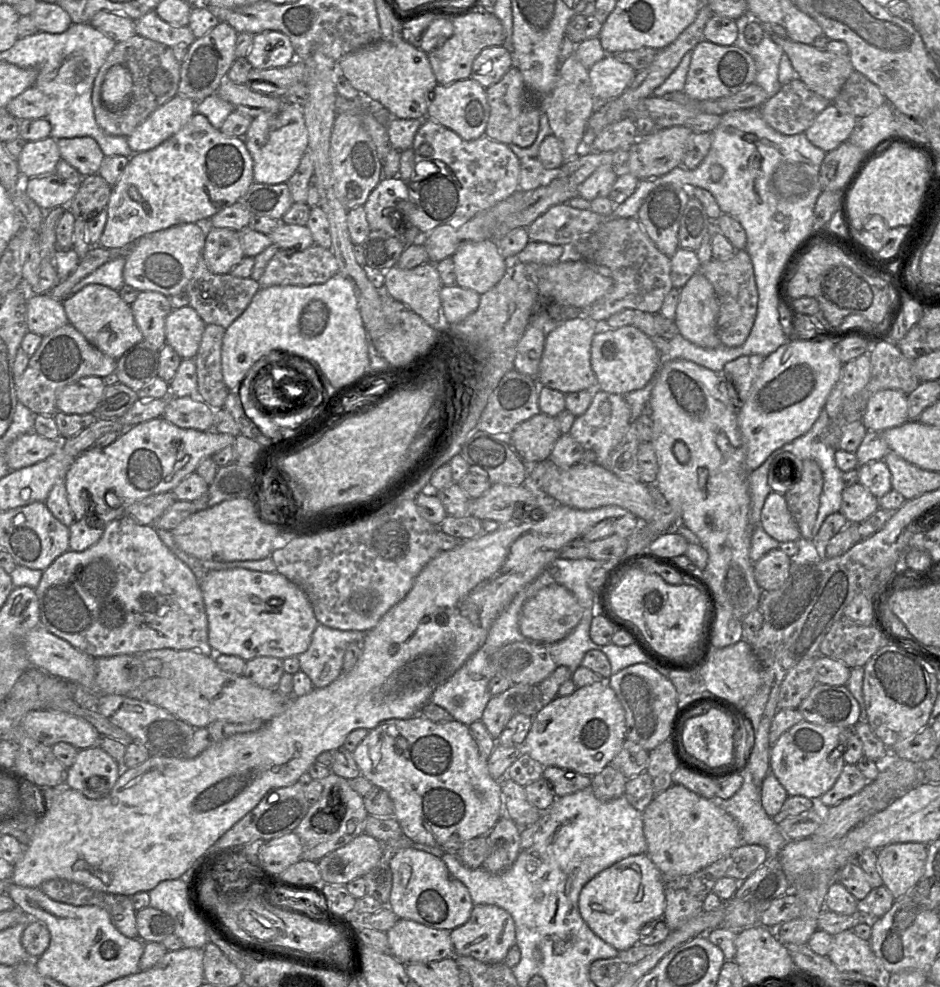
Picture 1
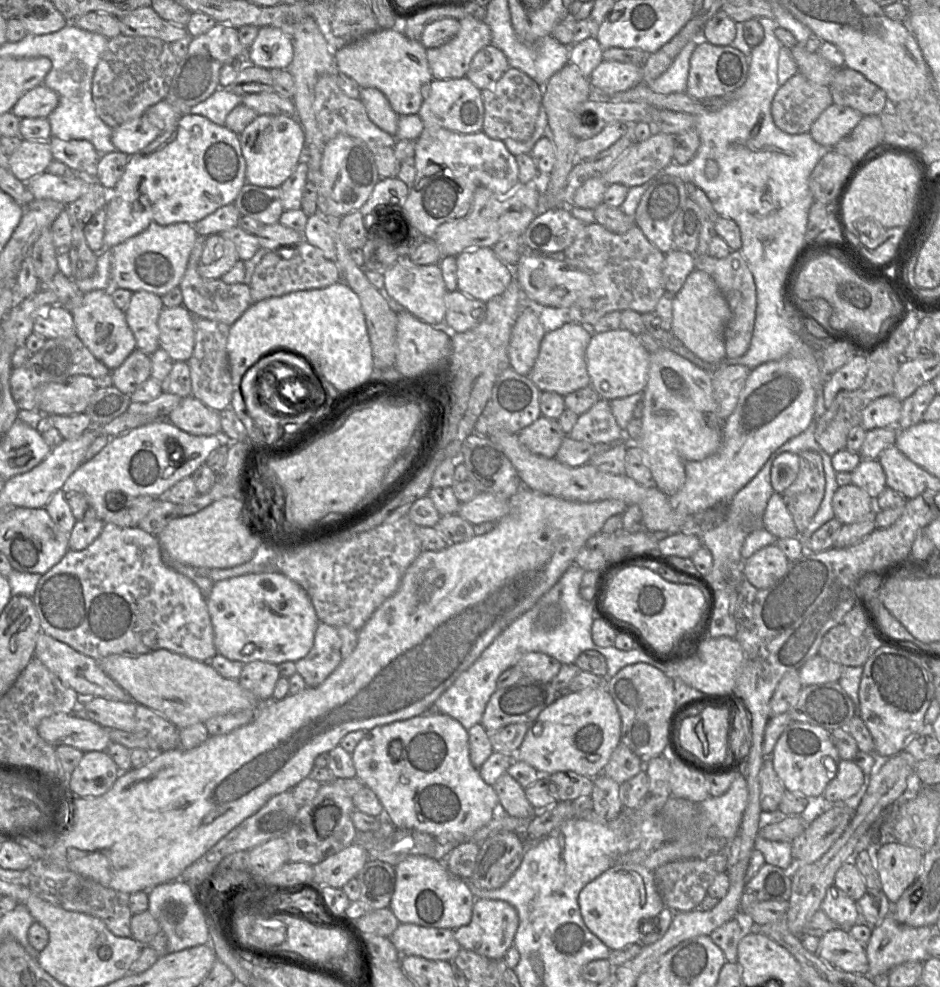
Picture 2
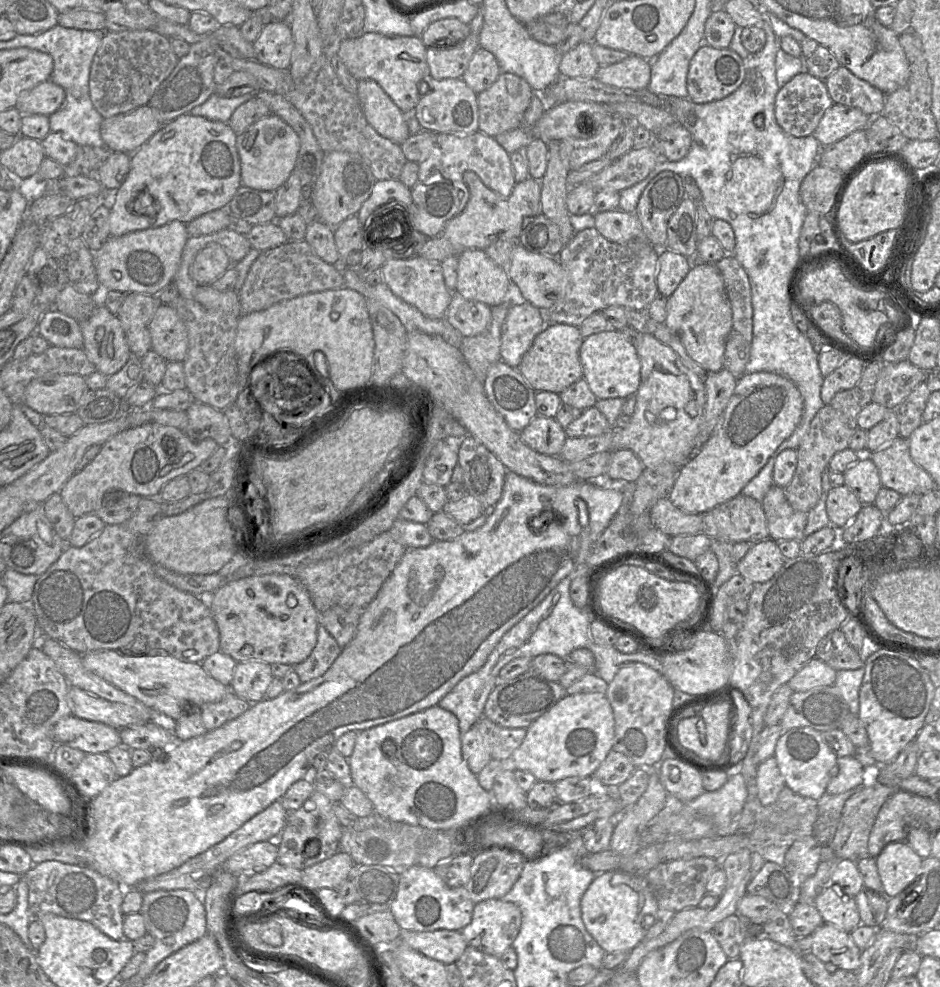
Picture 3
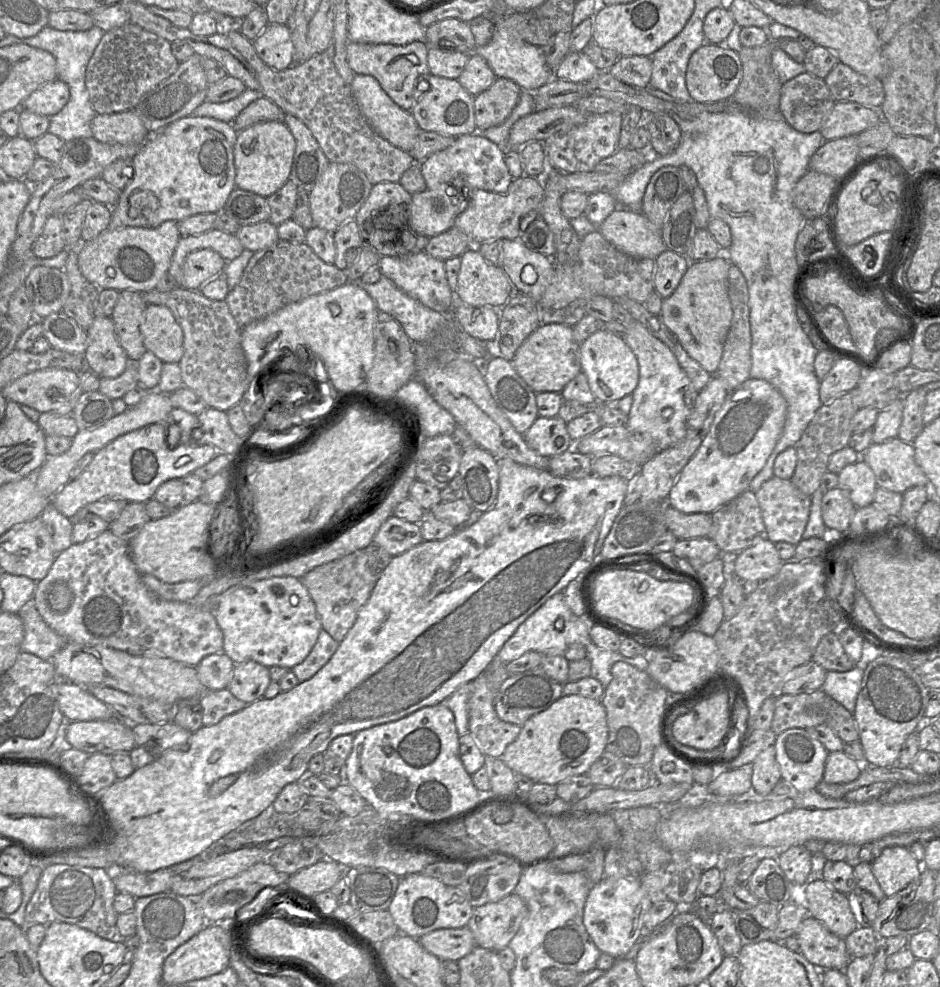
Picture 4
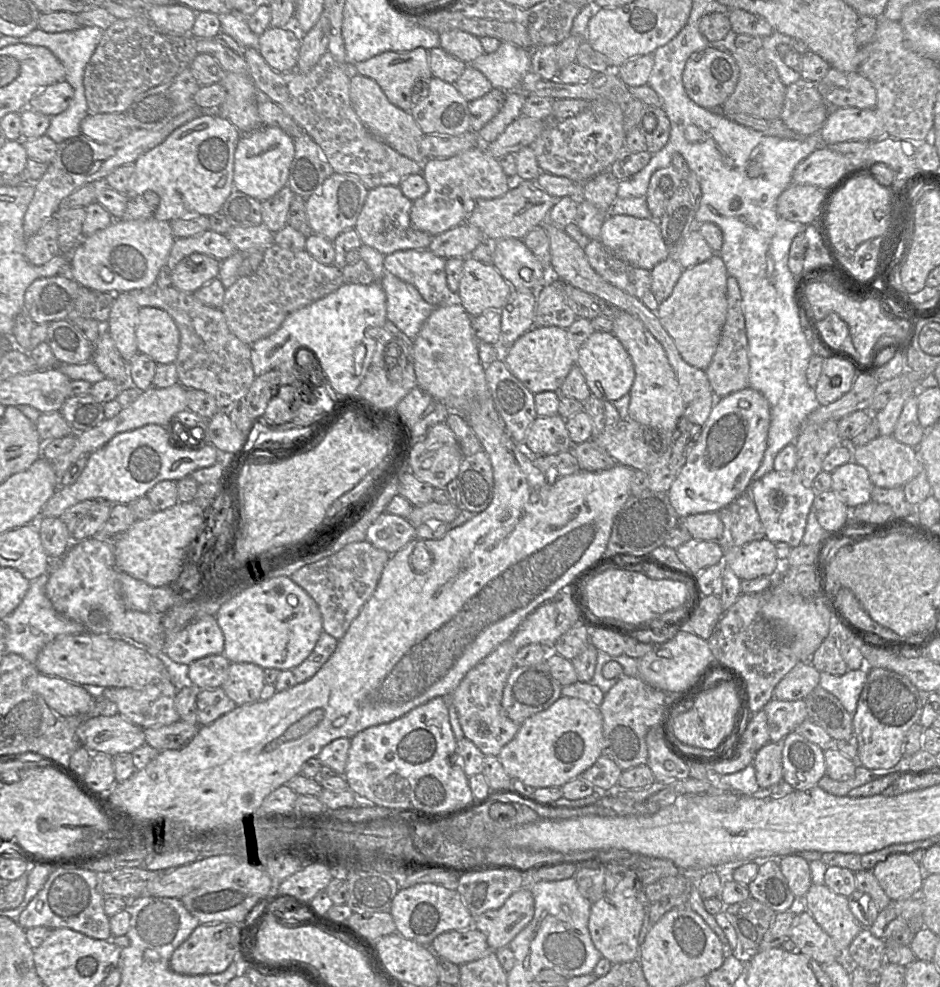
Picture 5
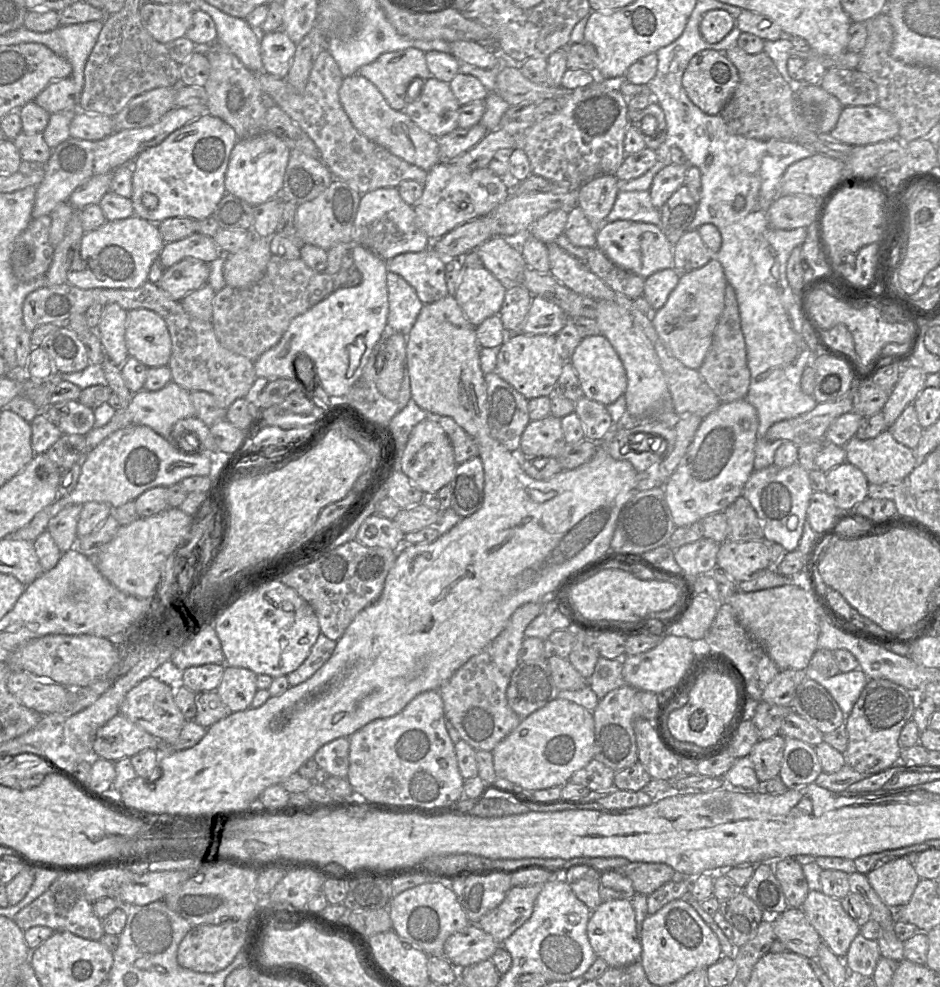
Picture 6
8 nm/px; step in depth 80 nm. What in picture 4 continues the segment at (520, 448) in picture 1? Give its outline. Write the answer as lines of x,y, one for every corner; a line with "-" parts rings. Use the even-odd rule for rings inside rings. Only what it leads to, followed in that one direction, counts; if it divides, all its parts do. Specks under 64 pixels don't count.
538,416
523,436
530,448
551,458
573,447
566,425
567,423
559,417

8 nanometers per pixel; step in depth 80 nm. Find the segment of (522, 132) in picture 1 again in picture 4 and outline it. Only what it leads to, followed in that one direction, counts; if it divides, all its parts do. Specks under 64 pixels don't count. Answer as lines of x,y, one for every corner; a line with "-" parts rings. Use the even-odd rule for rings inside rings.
499,77
485,91
474,97
478,131
501,124
518,103
522,89
514,81

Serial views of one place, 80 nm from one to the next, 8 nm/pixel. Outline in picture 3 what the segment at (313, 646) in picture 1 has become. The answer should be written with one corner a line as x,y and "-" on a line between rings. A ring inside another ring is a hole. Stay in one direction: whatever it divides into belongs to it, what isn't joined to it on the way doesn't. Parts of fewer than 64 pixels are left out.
319,625
315,647
303,662
292,665
293,671
302,683
318,678
332,666
341,650
335,638
324,626

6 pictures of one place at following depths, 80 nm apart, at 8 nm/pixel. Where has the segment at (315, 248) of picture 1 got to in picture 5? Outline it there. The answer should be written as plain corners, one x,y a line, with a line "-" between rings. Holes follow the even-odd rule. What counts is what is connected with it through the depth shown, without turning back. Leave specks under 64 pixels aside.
273,243
264,249
263,260
252,274
239,277
225,290
220,309
229,330
251,346
276,332
289,314
325,297
343,284
342,271
333,264
316,261
305,249
290,250

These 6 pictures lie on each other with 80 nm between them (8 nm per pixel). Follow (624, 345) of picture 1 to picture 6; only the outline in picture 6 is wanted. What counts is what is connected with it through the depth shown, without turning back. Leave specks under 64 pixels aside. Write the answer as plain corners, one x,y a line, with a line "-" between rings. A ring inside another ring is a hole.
602,334
583,337
570,358
575,368
584,396
603,405
615,402
624,395
627,388
627,376
617,352

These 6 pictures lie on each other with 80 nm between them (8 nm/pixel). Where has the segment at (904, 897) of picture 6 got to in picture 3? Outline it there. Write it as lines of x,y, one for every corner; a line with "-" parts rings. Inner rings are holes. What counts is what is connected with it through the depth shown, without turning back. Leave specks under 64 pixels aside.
905,841
888,843
875,857
883,894
889,899
913,883
920,872
922,858

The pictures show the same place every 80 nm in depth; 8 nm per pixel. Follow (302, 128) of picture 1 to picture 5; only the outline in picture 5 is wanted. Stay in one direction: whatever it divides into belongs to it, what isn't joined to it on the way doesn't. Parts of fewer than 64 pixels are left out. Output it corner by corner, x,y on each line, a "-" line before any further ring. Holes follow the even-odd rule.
262,125
242,134
234,152
234,189
259,201
273,197
287,186
293,156
294,139
279,127

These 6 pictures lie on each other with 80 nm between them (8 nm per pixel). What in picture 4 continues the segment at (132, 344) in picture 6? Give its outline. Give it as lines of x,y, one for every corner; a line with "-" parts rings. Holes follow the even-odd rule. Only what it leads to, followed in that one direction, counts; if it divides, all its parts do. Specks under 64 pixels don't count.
148,304
140,331
144,346
163,363
179,363
183,354
183,331
166,306

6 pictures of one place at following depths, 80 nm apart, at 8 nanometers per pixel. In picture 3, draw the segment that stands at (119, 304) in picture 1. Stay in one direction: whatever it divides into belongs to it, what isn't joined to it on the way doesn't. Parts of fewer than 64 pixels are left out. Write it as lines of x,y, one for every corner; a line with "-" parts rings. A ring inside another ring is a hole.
104,305
95,306
89,318
78,322
84,340
83,350
96,371
107,377
120,371
132,355
117,315
112,314

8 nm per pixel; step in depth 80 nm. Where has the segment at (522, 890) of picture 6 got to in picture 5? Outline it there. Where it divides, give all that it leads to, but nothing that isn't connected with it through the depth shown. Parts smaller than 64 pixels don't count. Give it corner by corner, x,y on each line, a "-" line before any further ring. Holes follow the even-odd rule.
521,887
498,909
473,918
473,925
487,937
491,950
508,947
513,938
532,920
534,898
529,887

